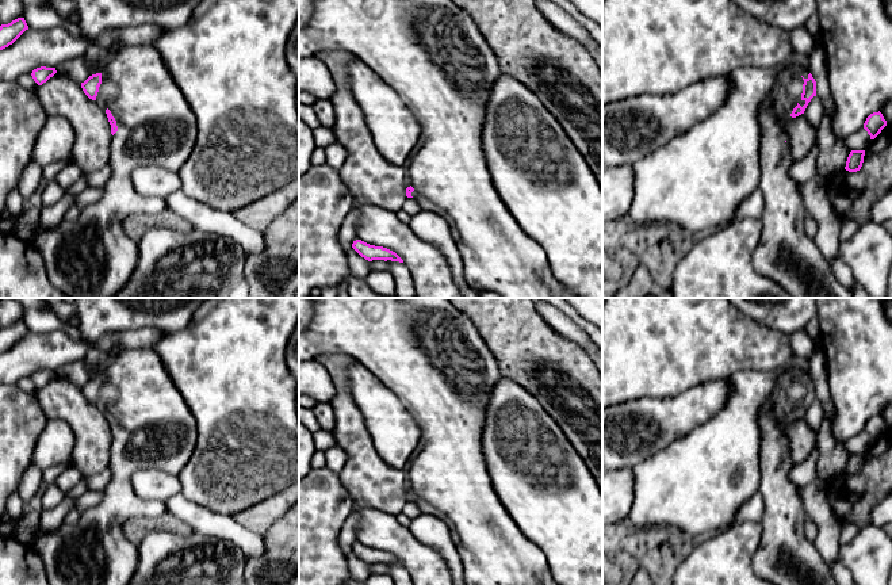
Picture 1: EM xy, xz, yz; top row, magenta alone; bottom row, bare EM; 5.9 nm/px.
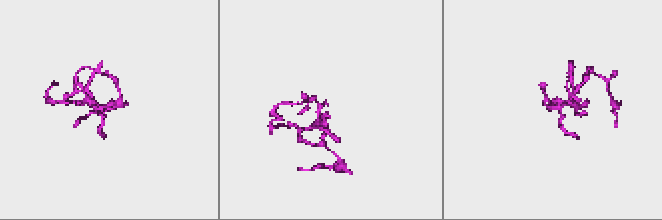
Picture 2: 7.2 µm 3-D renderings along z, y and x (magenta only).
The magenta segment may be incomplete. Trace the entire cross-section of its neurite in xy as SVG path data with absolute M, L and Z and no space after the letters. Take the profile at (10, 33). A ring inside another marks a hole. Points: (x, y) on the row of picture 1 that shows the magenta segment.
M18 18L8 24L0 26L0 50L12 45L26 30L28 26L24 18Z

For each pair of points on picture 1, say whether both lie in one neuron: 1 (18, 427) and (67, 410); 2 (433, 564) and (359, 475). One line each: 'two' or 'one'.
1: two
2: two

